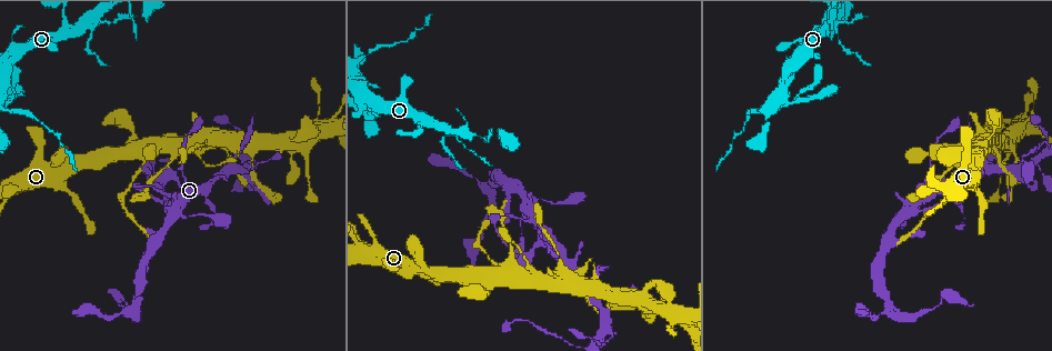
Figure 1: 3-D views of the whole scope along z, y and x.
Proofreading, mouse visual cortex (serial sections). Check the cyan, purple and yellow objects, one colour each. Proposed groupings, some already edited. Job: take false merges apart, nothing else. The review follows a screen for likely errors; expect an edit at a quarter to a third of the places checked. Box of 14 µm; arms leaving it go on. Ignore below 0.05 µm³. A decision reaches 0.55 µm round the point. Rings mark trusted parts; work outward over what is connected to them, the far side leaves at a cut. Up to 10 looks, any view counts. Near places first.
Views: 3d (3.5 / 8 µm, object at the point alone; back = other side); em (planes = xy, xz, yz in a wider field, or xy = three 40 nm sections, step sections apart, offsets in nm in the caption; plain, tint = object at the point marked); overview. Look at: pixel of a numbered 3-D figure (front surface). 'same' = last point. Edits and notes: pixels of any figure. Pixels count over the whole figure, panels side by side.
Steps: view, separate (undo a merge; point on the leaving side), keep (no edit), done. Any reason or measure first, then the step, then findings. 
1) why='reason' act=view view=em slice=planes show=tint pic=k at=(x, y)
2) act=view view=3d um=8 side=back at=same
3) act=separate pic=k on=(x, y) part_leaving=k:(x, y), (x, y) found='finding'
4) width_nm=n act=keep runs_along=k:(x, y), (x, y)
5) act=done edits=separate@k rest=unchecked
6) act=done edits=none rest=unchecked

why='three arms meet' act=view view=3d um=3.5 side=back pic=1 at=(252, 168)

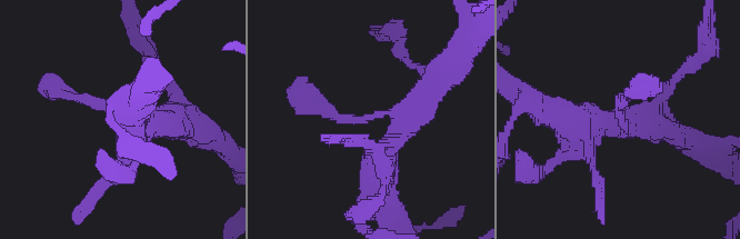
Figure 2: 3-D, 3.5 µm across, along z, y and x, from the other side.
arms=3 arm_widths_nm=150,450,450 act=view view=em slice=xy step=2 show=tint pic=2 at=(374, 117)

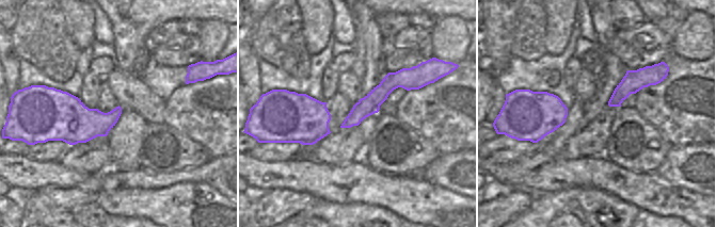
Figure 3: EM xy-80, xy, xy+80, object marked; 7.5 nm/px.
why='cut it another way' act=view view=em slice=xy step=1 show=tint at=same

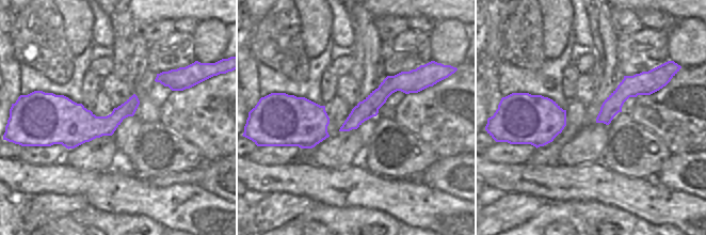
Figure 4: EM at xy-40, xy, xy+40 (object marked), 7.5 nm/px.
act=keep runs_along=4:(417, 82), (391, 83), (343, 128) found='continuous, no second cell'

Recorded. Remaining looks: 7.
why='small branch off a trunk' act=view view=3d um=3.5 pic=1 at=(655, 304)

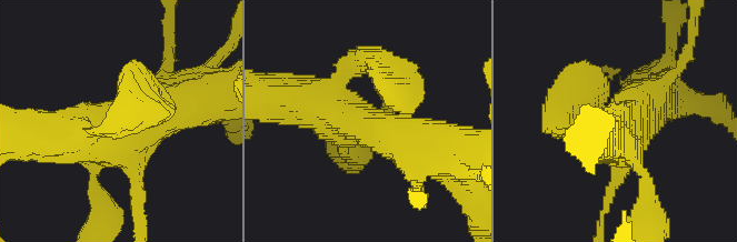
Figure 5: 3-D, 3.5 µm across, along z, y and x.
act=view view=em slice=xy step=2 show=tint pic=5 at=(362, 119)

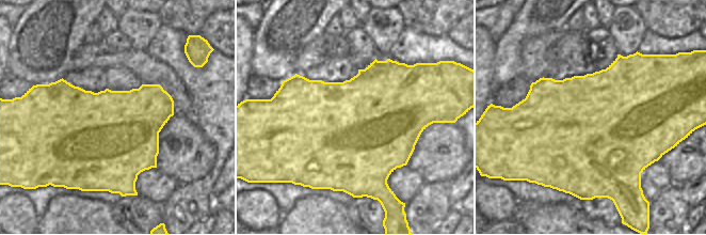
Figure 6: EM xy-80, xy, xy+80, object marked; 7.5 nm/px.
act=keep runs_along=5:(275, 96), (407, 139) found='one cell here'

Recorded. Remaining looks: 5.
act=view view=3d um=3.5 pic=1 at=(204, 162)

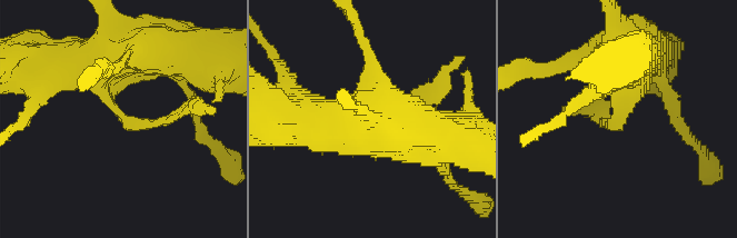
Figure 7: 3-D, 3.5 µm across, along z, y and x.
act=view view=em slice=xy step=3 show=plain pic=7 at=(619, 109)

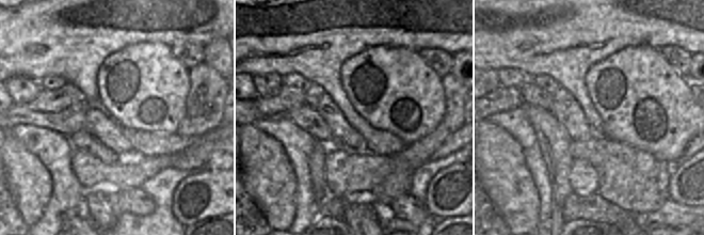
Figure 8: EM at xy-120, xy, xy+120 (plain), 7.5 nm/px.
act=view view=em slice=xy step=3 show=tint at=same

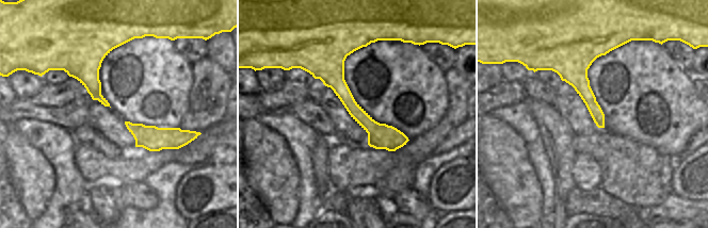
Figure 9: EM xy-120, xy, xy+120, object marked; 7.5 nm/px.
act=keep runs_along=9:(349, 41), (337, 83), (392, 148) found='one cell here'

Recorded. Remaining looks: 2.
why='three arms meet' act=view view=3d um=8 pic=1 at=(828, 20)

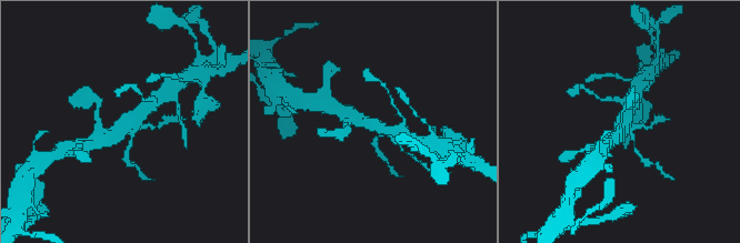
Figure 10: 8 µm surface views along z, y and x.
why='closer look' act=view view=3d um=3.5 pic=10 at=(376, 126)

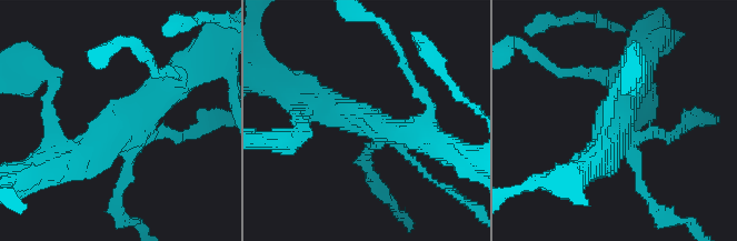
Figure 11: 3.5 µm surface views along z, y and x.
act=keep runs_along=11:(66, 162), (143, 114), (178, 77) found='continuous, no second cell'

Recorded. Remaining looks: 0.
act=done edits=none rest=unchecked

